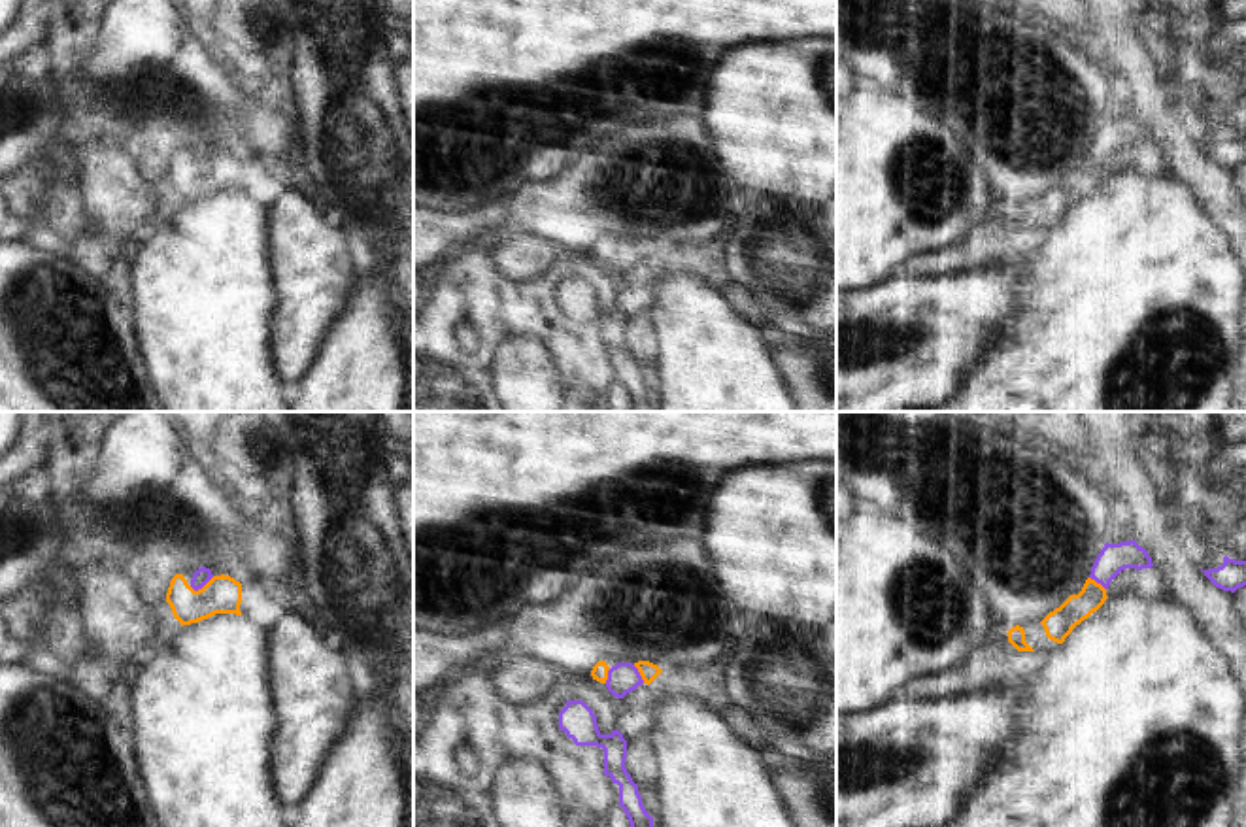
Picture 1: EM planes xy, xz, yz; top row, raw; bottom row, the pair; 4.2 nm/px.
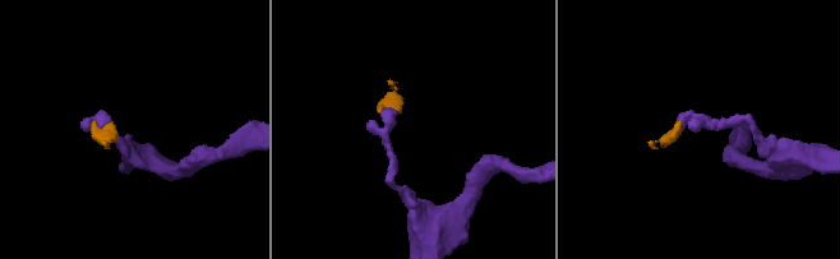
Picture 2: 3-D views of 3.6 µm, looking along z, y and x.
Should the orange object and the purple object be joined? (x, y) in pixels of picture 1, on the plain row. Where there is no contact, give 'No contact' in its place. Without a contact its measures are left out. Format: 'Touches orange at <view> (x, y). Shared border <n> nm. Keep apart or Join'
Touches orange at xy (202, 165). Shared border 120 nm. Join

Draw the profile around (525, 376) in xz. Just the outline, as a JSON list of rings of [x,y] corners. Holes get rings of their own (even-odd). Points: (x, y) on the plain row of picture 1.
[[[508,338],[493,361],[493,387],[506,412],[559,412],[563,374],[538,338]]]

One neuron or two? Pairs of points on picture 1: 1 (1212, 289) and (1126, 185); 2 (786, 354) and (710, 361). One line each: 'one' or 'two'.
1: one
2: two

